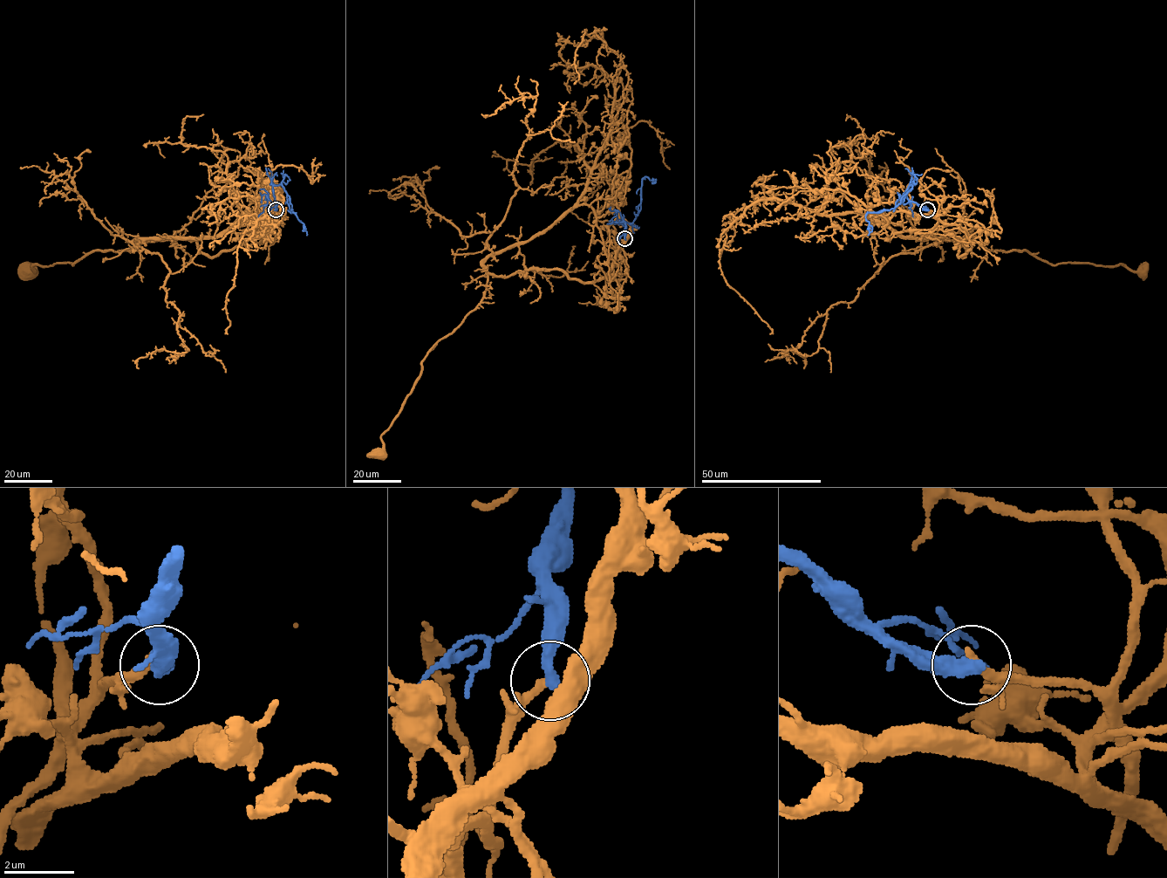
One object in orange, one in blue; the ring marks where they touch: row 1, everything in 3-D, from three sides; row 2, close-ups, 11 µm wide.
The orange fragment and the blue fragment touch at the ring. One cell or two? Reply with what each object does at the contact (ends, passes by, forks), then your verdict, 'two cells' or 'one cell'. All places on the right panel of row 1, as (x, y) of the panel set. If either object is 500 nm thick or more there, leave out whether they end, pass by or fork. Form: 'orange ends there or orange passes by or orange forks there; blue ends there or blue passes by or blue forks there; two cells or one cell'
orange ends there; blue ends there; two cells

